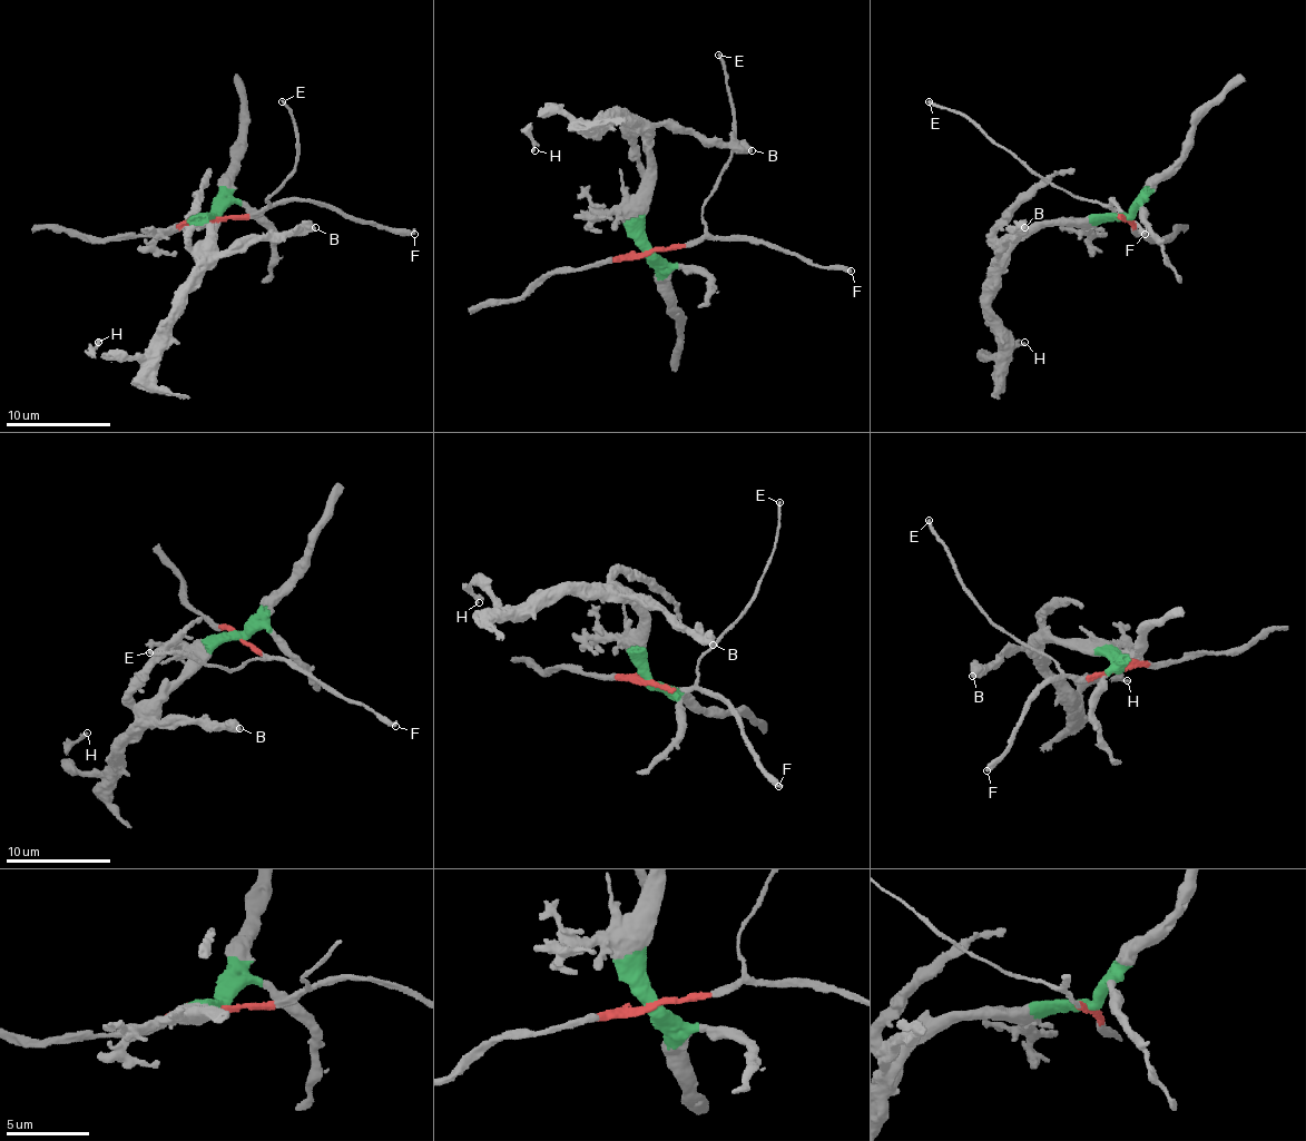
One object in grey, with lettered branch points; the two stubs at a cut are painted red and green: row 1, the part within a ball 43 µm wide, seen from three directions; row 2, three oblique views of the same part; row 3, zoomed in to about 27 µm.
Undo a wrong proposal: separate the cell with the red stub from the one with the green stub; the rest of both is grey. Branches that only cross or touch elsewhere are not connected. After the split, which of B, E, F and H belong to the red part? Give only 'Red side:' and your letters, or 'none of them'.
Red side: E, F

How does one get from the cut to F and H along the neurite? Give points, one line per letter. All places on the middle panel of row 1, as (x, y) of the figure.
F: (647, 253), (684, 247), (705, 239), (755, 239), (809, 258), (820, 266), (846, 266), (852, 271)
H: (647, 253), (647, 138), (642, 133), (624, 117), (595, 125), (561, 114), (540, 114), (530, 130), (534, 150)

